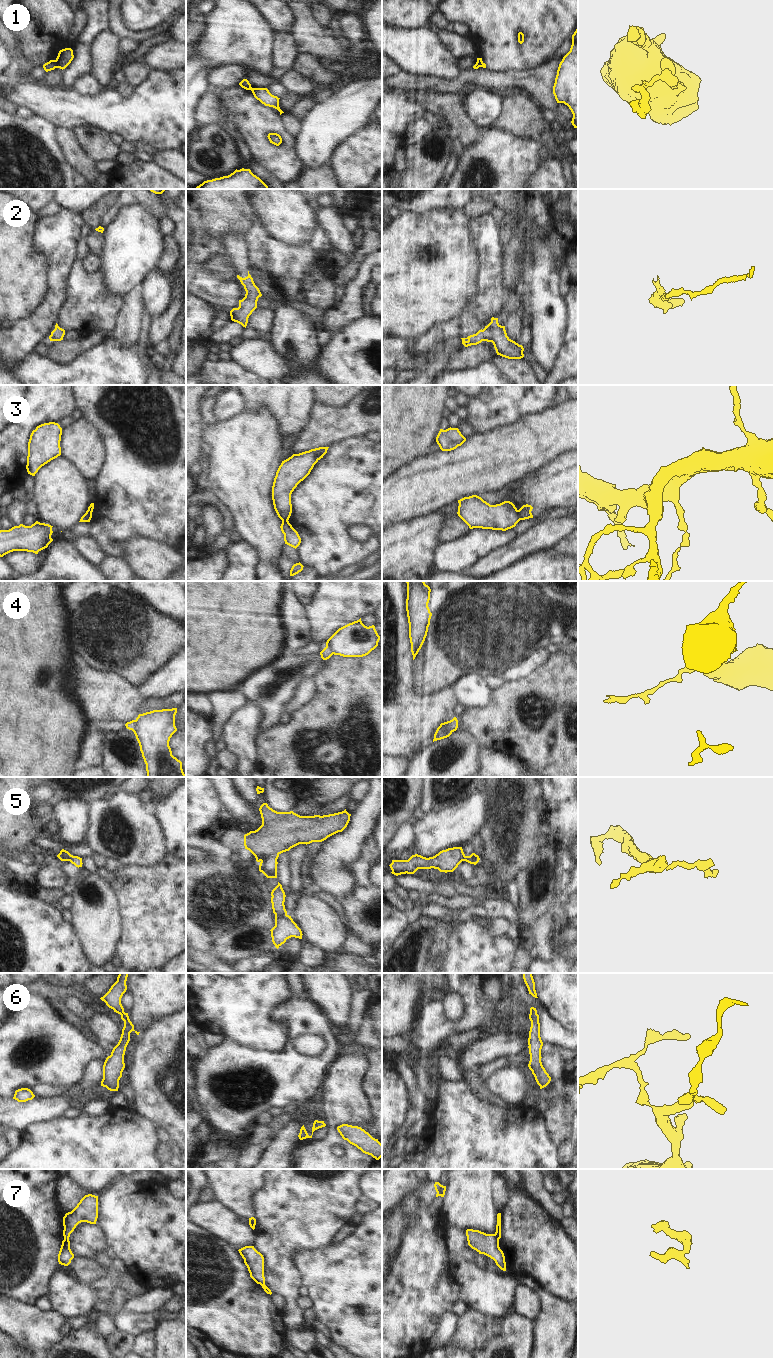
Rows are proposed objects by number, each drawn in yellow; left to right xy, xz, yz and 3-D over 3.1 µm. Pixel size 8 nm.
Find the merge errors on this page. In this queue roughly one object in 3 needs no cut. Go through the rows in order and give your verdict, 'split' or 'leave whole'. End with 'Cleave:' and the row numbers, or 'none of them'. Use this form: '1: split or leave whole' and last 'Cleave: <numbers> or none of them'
1: split
2: leave whole
3: split
4: split
5: split
6: leave whole
7: split
Cleave: 1, 3, 4, 5, 7

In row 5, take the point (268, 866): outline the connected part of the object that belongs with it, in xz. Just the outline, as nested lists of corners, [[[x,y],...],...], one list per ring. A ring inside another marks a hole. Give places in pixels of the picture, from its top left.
[[[272,854],[260,862],[259,871],[262,872],[267,878],[277,878],[278,857],[278,854]]]

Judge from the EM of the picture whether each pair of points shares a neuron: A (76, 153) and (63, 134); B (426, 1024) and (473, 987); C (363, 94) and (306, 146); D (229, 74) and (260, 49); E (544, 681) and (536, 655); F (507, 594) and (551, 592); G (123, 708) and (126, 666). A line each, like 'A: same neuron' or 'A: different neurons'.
A: same neuron
B: same neuron
C: same neuron
D: different neurons
E: different neurons
F: different neurons
G: different neurons

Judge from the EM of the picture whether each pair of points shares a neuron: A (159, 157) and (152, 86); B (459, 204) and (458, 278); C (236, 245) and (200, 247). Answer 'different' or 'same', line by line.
A: different
B: different
C: same

